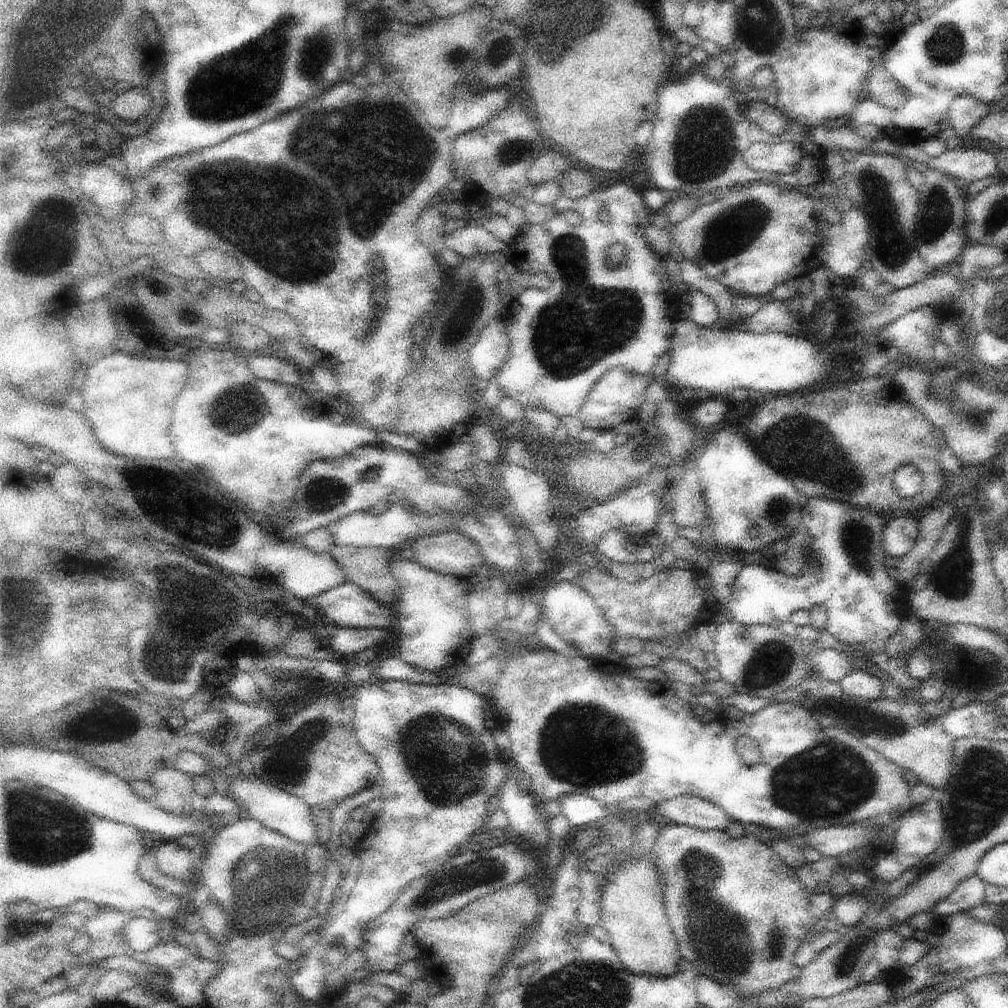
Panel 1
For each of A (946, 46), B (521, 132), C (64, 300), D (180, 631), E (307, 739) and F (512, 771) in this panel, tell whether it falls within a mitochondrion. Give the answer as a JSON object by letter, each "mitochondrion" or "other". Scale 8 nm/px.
{"A":"mitochondrion","B":"other","C":"other","D":"mitochondrion","E":"mitochondrion","F":"other"}

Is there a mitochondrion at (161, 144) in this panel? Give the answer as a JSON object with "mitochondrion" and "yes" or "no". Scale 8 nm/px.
{"mitochondrion":"no"}

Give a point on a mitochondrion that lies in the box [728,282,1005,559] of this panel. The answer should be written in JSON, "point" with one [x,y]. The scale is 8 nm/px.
{"point":[804,449]}

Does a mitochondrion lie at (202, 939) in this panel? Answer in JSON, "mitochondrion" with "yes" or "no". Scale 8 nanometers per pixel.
{"mitochondrion":"no"}

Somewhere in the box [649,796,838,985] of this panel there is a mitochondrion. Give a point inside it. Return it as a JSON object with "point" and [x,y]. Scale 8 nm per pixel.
{"point":[725,949]}

